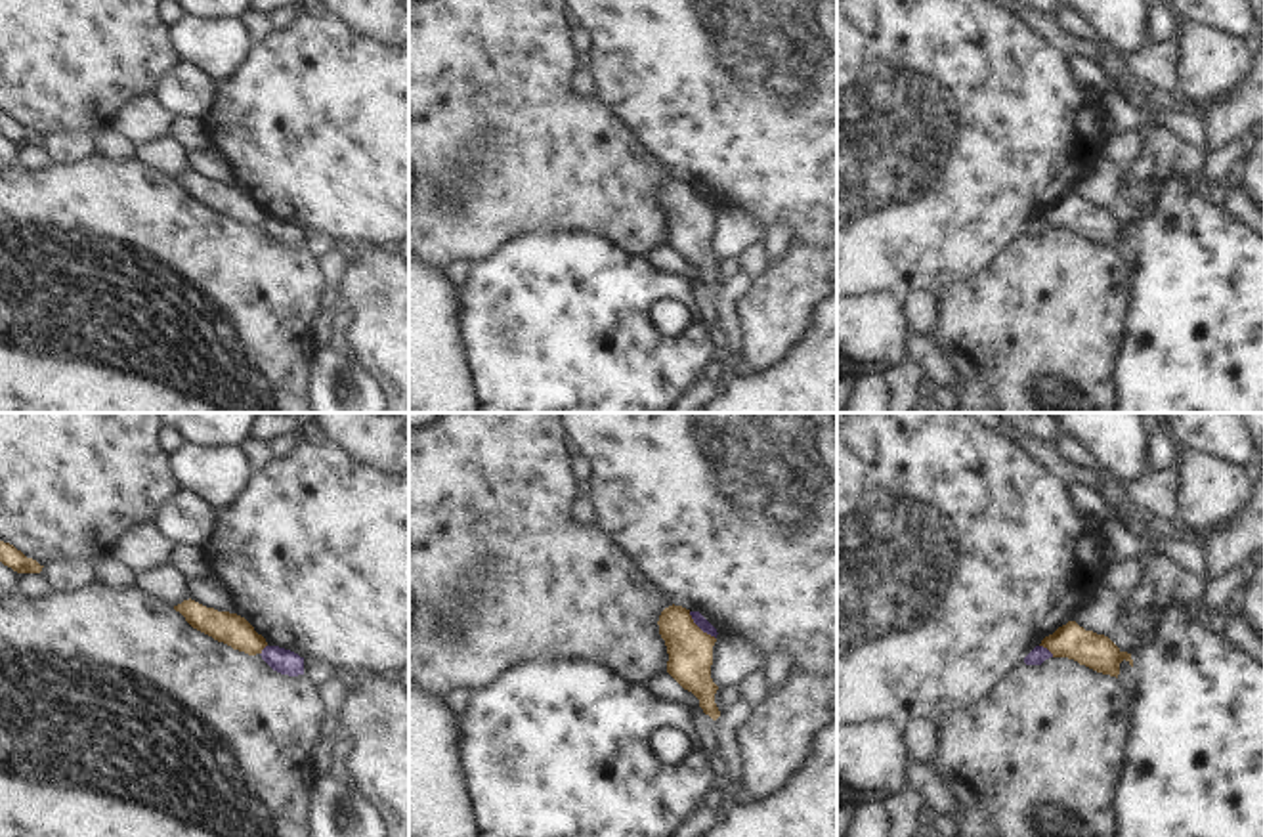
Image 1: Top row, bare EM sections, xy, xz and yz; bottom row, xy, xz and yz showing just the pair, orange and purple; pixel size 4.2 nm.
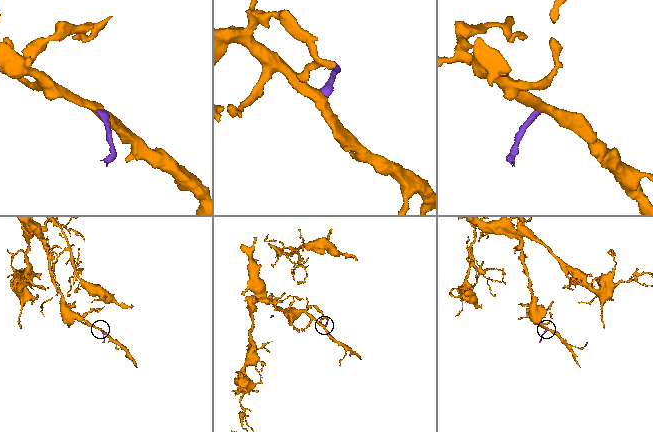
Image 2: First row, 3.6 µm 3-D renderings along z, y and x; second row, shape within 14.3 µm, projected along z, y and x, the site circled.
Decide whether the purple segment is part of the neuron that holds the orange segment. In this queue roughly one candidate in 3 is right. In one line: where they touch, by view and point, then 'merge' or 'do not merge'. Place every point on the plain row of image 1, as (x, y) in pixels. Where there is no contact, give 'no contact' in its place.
contact xz (698, 199); do not merge

